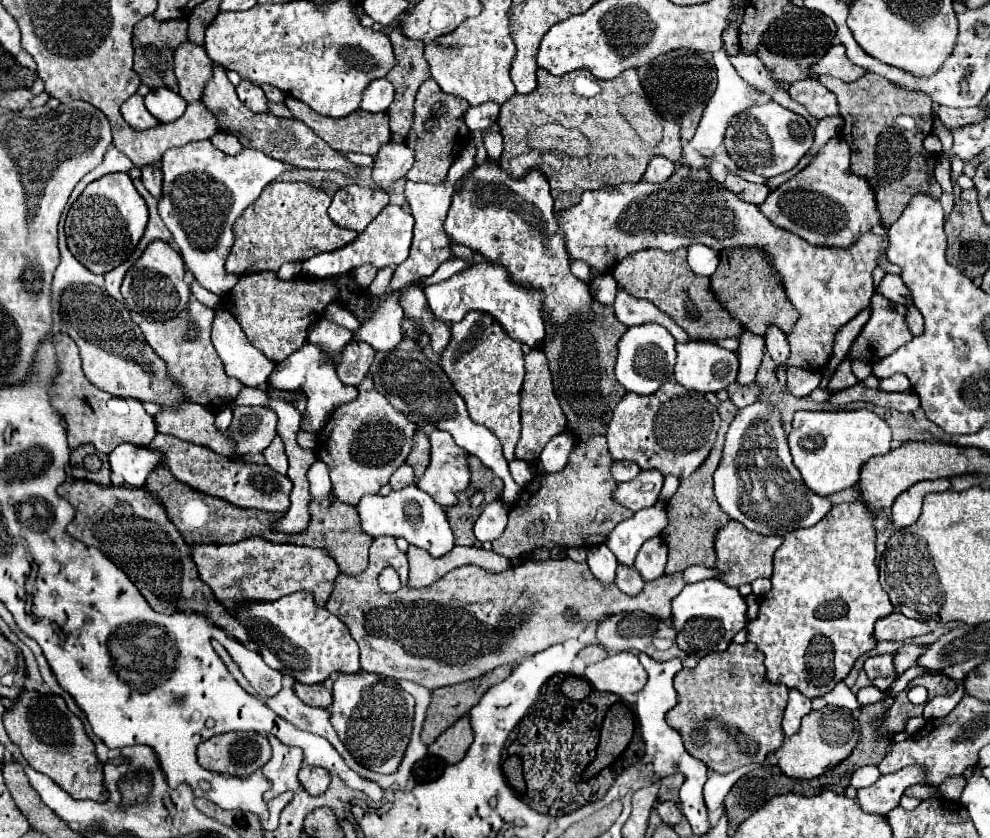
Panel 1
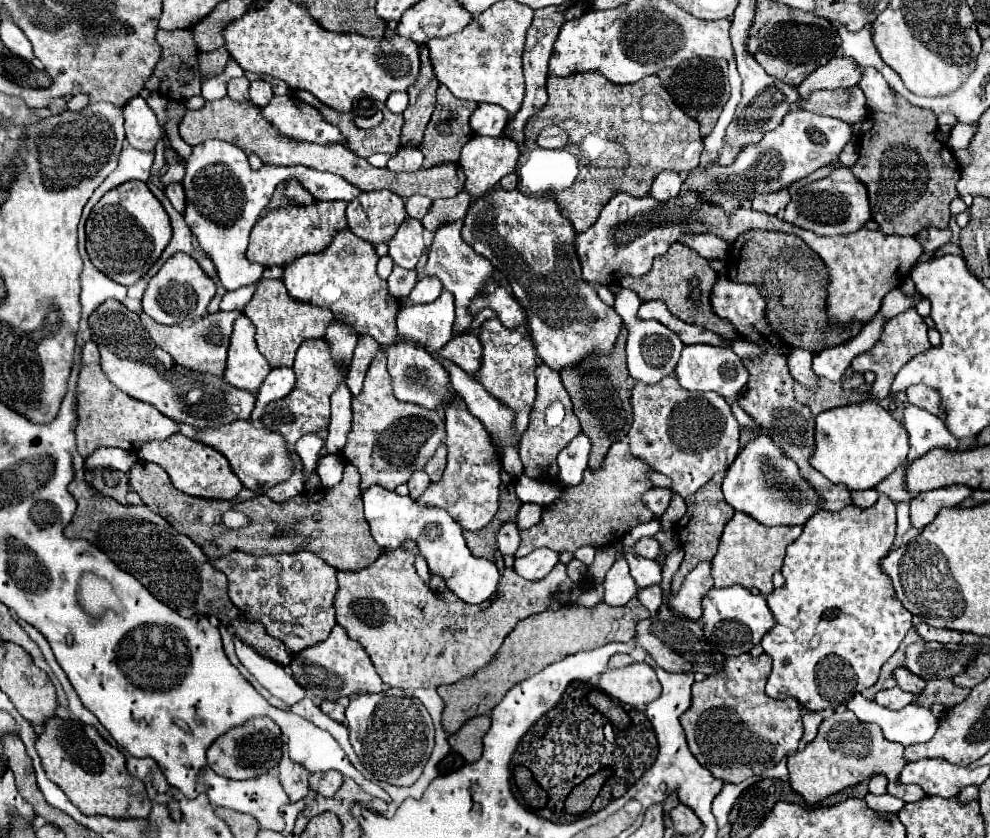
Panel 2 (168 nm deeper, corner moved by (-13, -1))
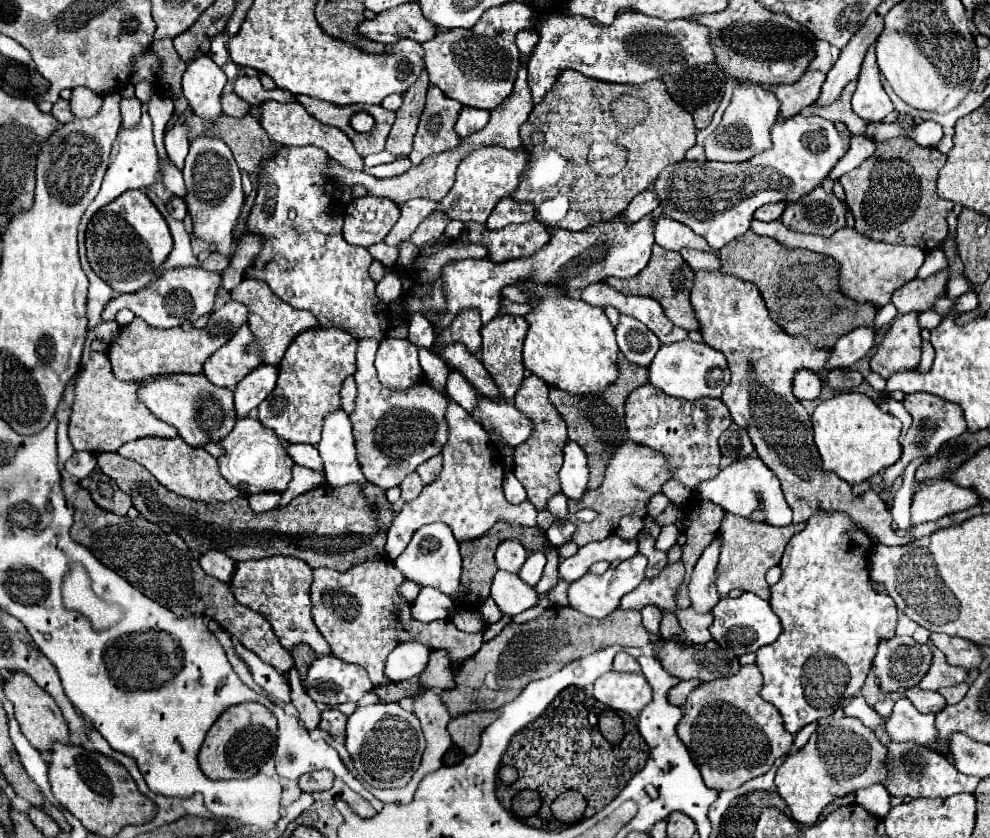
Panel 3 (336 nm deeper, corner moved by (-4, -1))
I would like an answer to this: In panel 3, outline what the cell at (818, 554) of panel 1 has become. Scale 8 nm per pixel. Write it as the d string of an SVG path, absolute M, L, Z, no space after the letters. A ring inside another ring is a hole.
M817 511L817 513L813 513L813 515L807 519L805 529L803 529L801 533L793 535L791 541L789 541L789 545L785 547L785 553L783 553L781 563L779 563L783 575L781 575L779 583L775 583L775 585L771 587L771 599L769 599L773 613L781 619L783 633L777 637L775 643L765 645L765 647L761 647L761 649L757 651L757 667L759 667L759 671L763 673L763 681L765 681L765 685L763 685L763 689L761 689L761 697L779 709L779 713L783 715L783 721L785 721L787 731L793 733L793 735L795 735L801 727L805 727L807 723L819 721L819 719L823 719L823 717L829 717L829 715L839 707L837 703L841 703L841 701L847 699L847 697L853 697L853 695L865 685L865 679L867 679L867 675L869 675L869 671L871 671L873 657L875 657L875 653L877 653L879 643L881 643L883 639L889 639L889 637L895 635L897 607L895 607L893 599L889 599L889 595L879 595L879 593L873 589L871 577L869 577L869 571L867 571L867 559L869 559L871 547L873 547L873 541L871 541L871 537L867 535L867 531L865 531L863 527L859 527L849 515L839 513L839 511Z

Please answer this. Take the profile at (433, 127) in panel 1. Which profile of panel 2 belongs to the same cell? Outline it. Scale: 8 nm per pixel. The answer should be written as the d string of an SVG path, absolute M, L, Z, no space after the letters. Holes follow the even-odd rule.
M444 85L438 87L438 93L436 93L436 109L432 113L432 119L426 127L426 133L424 133L424 141L420 145L420 151L424 155L424 165L426 169L438 165L438 163L444 163L444 161L452 161L456 163L460 159L460 149L470 141L472 137L472 129L468 125L468 119L470 115L476 111L476 103L474 101L460 101L456 99Z

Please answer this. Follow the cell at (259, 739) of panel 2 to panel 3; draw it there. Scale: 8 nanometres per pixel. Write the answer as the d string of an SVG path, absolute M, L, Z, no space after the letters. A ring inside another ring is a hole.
M241 703L225 711L209 729L201 751L199 767L209 779L249 779L277 749L277 719L259 703Z

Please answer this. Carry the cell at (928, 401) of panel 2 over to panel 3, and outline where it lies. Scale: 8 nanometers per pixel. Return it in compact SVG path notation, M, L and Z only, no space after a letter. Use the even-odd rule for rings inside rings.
M909 393L909 395L905 395L903 405L913 415L913 425L901 443L903 445L901 459L895 465L887 467L883 473L883 483L881 483L883 489L889 489L893 485L893 481L903 473L903 469L909 461L913 461L915 457L933 457L943 443L965 433L965 419L961 415L961 409L955 407L955 403L949 403L931 393Z

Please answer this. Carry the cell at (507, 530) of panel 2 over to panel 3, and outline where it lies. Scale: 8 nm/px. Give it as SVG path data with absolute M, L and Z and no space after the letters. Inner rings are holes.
M517 539L501 541L495 551L495 561L497 561L499 569L511 571L511 573L517 573L517 569L523 565L525 559L527 559L527 551Z

